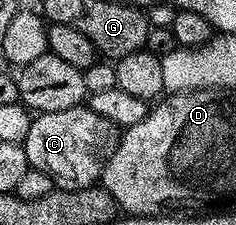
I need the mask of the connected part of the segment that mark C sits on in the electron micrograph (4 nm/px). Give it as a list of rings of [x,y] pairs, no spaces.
[[[80,105],[73,109],[61,109],[57,113],[39,113],[32,118],[29,125],[29,137],[25,137],[23,148],[27,154],[28,168],[49,173],[52,184],[61,191],[80,191],[86,187],[96,186],[100,182],[103,166],[115,151],[119,143],[120,132],[115,124],[105,117],[93,113],[89,105]]]

